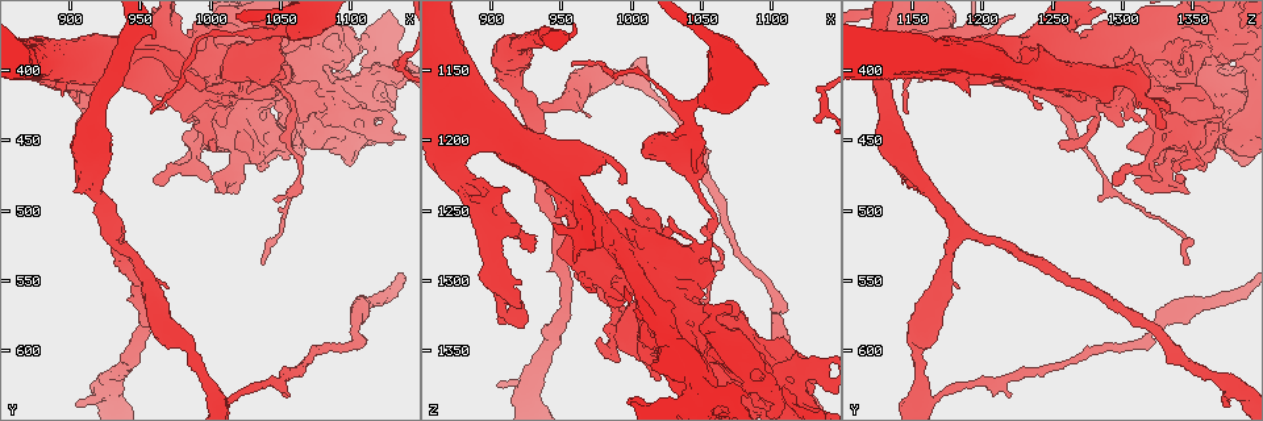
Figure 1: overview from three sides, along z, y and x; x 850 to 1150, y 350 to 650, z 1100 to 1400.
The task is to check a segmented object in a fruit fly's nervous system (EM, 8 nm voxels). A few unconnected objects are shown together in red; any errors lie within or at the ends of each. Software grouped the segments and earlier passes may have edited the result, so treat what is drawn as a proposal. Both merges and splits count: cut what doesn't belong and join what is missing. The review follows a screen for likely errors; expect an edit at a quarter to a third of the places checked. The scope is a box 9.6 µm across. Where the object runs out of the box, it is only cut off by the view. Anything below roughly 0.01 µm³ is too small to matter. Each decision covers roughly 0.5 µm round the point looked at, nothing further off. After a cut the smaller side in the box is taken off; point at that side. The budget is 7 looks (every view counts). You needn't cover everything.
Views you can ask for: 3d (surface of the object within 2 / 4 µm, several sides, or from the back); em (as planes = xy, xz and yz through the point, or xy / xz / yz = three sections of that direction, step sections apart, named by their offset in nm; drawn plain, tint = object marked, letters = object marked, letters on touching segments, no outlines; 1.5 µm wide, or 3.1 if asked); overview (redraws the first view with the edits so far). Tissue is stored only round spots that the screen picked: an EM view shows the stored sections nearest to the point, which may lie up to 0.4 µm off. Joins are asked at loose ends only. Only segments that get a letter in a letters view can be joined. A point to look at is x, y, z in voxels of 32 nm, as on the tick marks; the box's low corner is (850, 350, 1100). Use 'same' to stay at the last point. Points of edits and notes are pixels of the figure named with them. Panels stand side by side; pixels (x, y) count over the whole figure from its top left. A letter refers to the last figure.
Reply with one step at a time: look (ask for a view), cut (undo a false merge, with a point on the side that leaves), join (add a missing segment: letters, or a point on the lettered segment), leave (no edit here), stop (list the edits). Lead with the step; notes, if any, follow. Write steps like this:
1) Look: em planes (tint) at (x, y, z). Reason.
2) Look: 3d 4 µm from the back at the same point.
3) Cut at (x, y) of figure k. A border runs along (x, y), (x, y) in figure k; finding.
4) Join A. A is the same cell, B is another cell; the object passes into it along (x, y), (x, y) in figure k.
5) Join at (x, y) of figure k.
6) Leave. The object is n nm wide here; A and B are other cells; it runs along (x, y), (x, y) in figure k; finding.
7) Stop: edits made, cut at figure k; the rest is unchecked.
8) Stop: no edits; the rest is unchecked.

Look: em planes (letters) at (1000, 452, 1254). Free end.

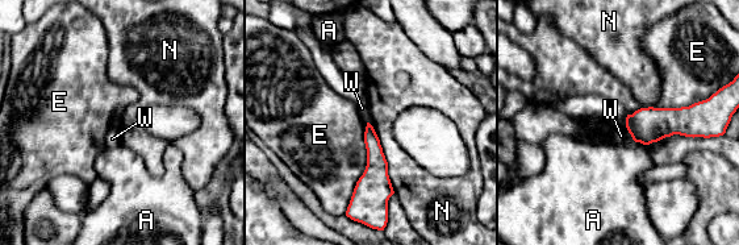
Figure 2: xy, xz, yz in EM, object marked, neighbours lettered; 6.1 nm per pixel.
Leave. A, E, N and W are other cells; no lettered segment goes on from it.

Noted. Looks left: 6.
Look: em yz step 8 (tint) at (946, 532, 1178). Thin neck.

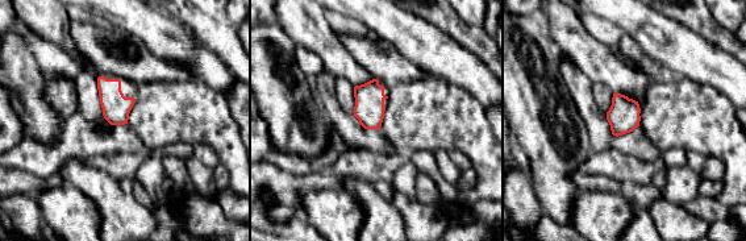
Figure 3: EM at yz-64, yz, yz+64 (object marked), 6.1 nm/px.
Look: em planes (tint) at the same point. Another direction.

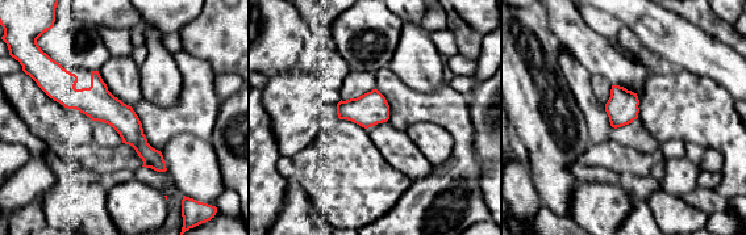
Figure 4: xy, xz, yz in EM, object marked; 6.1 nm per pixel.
Look: em planes (letters) at the same point.

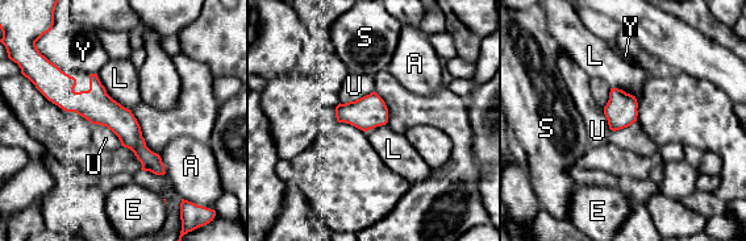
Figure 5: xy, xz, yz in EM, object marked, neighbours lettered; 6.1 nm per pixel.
Leave. A, E, L, S, U and Y are other cells; a border runs along (96, 74), (105, 91), (130, 111) in figure 5; one cell here.

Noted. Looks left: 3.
Look: em planes (tint) at (916, 478, 1154). Calibre changes.

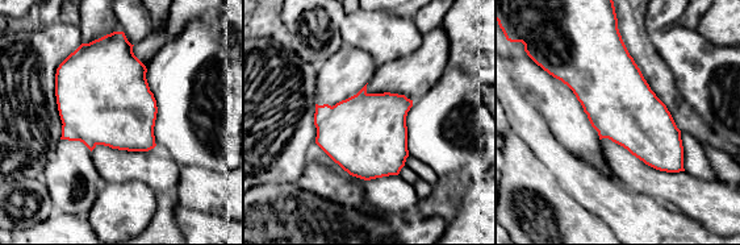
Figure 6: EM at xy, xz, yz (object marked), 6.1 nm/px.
Look: em planes (letters) at the same point.

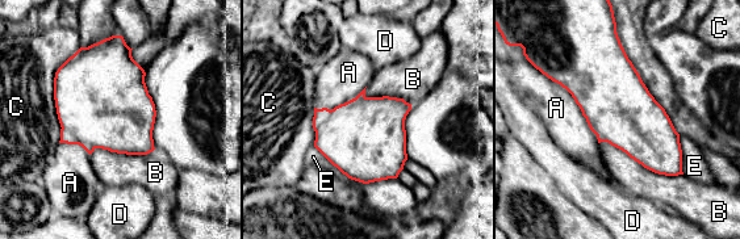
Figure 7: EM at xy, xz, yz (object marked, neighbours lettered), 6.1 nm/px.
Leave. The longest contact is with C, 600 nm; A, B, C, D and E are other cells; a border runs along (600, 142), (655, 172), (682, 175) in figure 7; one cell here.

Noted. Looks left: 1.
Stop: no edits; the rest is unchecked.

